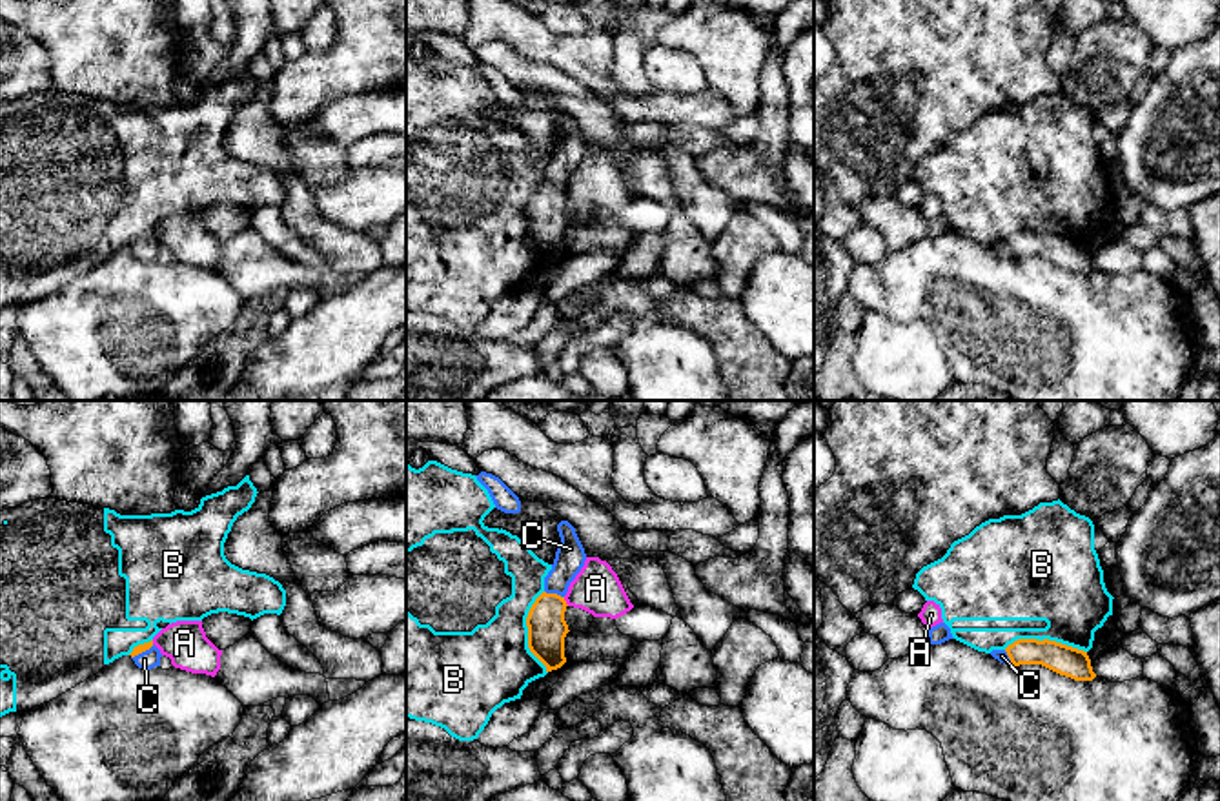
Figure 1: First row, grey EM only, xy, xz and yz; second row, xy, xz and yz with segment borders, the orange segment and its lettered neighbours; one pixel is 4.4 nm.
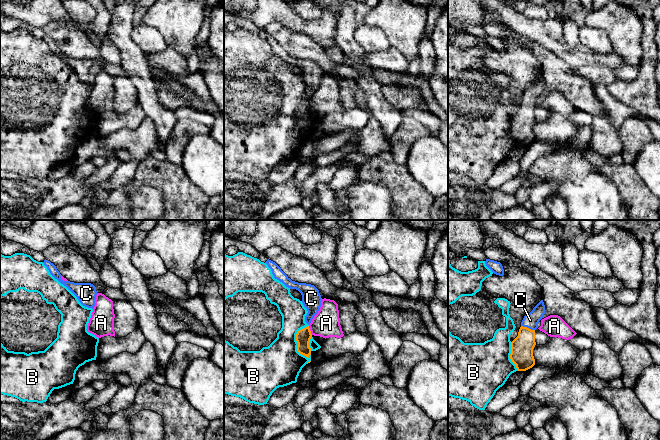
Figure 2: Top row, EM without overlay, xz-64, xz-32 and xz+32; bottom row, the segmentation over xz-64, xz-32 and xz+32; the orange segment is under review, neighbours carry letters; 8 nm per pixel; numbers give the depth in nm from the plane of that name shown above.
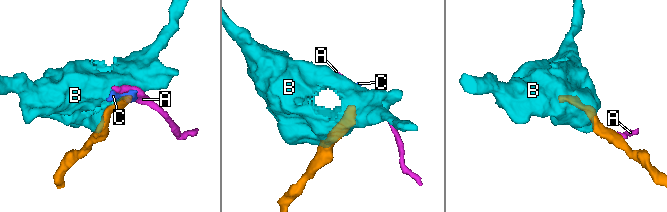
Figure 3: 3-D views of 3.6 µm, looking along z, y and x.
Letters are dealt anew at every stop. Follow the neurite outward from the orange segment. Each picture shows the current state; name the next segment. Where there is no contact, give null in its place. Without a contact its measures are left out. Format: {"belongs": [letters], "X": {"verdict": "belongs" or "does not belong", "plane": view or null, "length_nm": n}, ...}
{"belongs": ["C"], "A": {"verdict": "does not belong", "plane": "xz", "length_nm": 50}, "B": {"verdict": "does not belong", "plane": "yz", "length_nm": 360}, "C": {"verdict": "belongs", "plane": "xz", "length_nm": 90}}

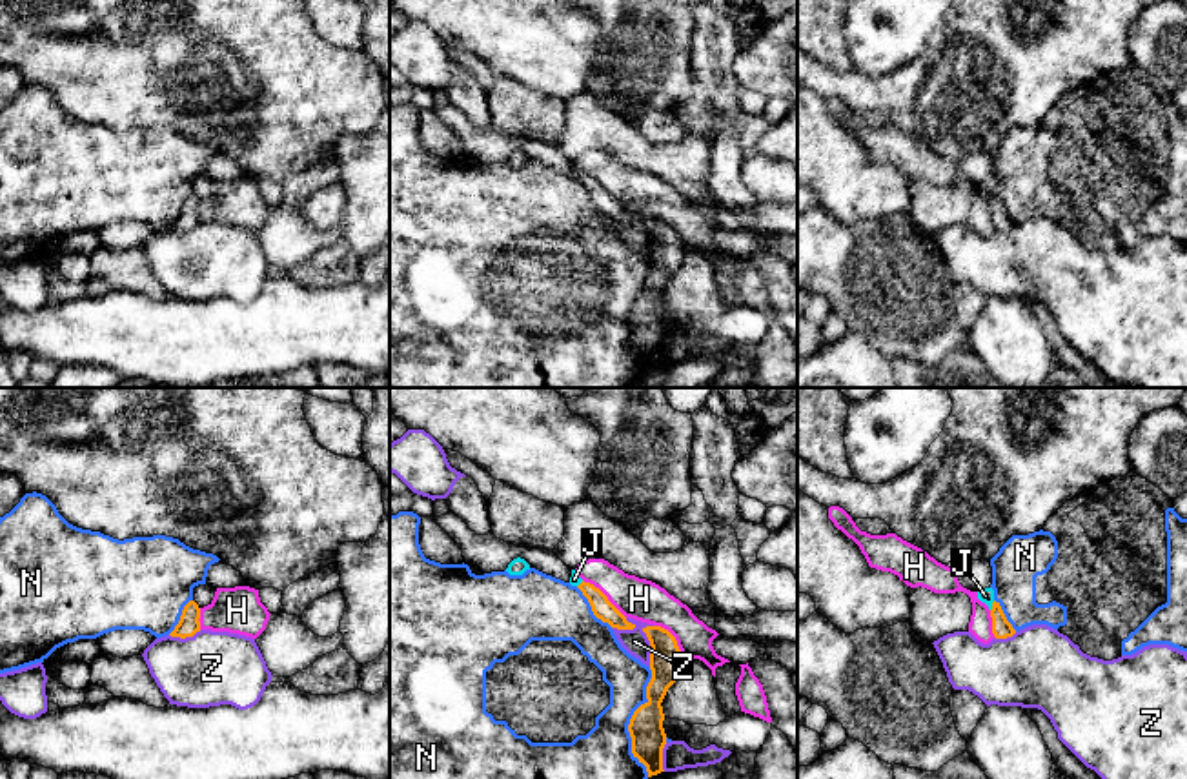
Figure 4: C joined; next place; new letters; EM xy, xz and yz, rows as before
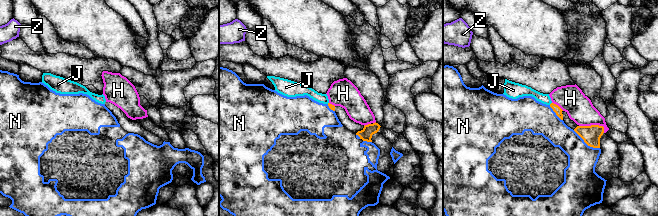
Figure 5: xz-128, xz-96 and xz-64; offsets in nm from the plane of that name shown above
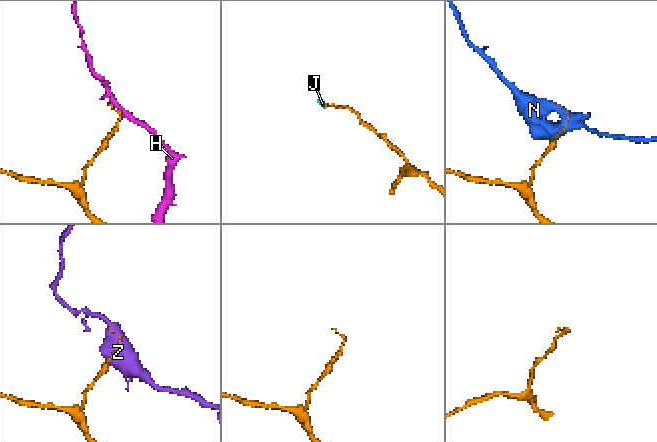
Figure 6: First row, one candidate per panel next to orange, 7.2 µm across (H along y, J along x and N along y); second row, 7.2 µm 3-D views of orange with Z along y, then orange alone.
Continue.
{"belongs": [], "H": {"verdict": "does not belong", "plane": "xz", "length_nm": 260}, "J": {"verdict": "does not belong", "plane": "yz", "length_nm": 50}, "N": {"verdict": "does not belong", "plane": "xz", "length_nm": 480}, "Z": {"verdict": "does not belong", "plane": "xz", "length_nm": 180}}

